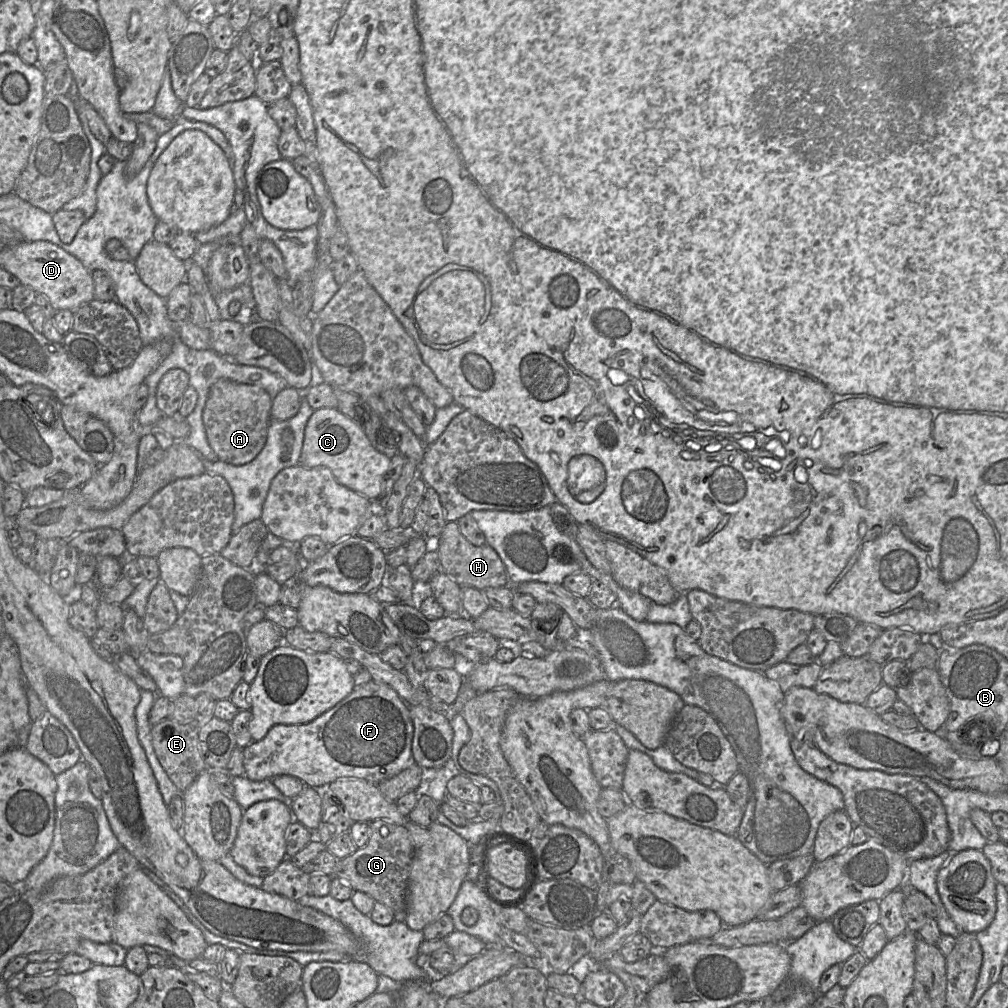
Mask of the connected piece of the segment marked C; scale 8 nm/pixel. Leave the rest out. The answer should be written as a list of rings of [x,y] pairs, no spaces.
[[[320,408],[310,416],[304,433],[299,464],[305,467],[326,466],[336,480],[370,501],[379,500],[384,475],[391,459],[379,452],[363,429],[337,408]]]

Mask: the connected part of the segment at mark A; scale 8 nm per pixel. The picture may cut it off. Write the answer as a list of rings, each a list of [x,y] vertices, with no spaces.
[[[219,379],[211,386],[203,409],[203,423],[208,442],[219,459],[242,465],[260,453],[267,440],[271,405],[270,394],[253,384]]]

